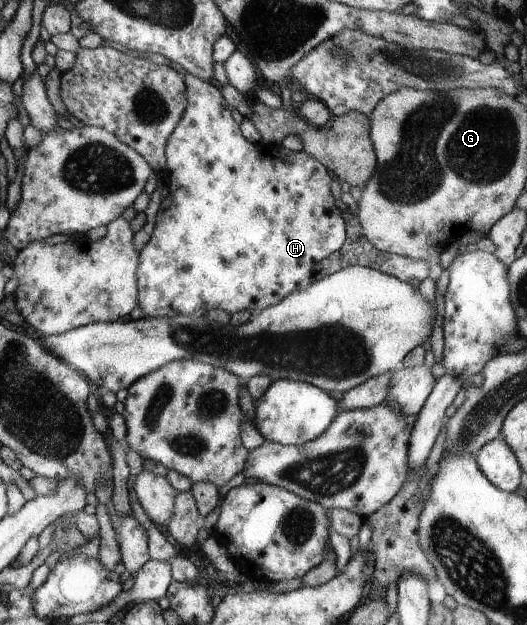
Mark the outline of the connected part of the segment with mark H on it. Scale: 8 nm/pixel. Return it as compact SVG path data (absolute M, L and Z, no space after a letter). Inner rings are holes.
M187 74L187 109L183 113L179 125L171 133L167 141L166 156L167 167L164 170L167 196L162 200L157 211L157 226L150 241L140 254L139 271L137 272L137 286L139 289L139 307L144 311L146 317L172 317L176 314L195 315L202 317L207 310L221 309L231 316L236 312L244 310L262 310L279 304L286 296L306 289L314 281L313 268L317 263L327 259L343 248L347 241L347 224L339 212L338 205L330 190L330 182L333 178L318 160L311 155L301 152L290 152L286 158L278 158L264 150L264 146L250 144L238 130L238 122L230 116L230 108L226 100L222 98L220 90L211 83L204 82L196 76Z

